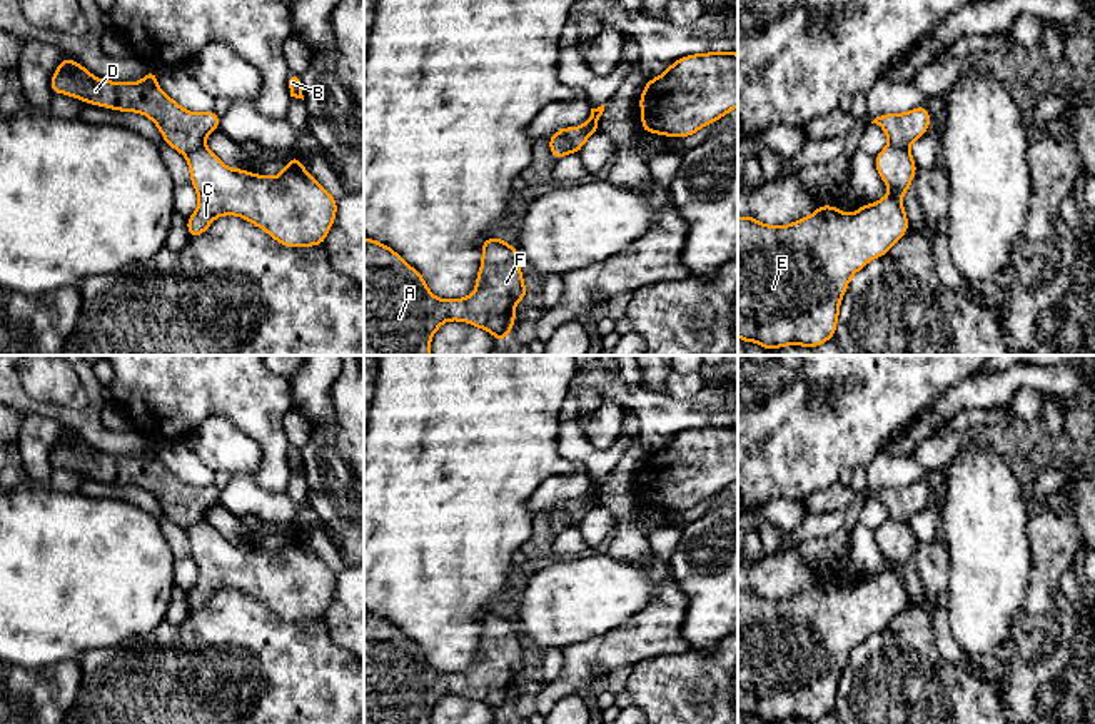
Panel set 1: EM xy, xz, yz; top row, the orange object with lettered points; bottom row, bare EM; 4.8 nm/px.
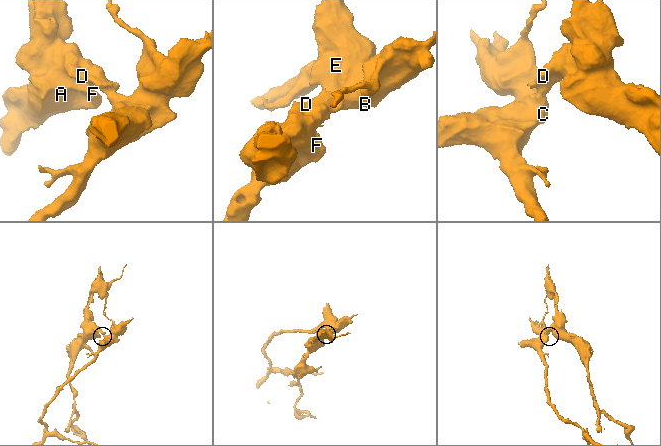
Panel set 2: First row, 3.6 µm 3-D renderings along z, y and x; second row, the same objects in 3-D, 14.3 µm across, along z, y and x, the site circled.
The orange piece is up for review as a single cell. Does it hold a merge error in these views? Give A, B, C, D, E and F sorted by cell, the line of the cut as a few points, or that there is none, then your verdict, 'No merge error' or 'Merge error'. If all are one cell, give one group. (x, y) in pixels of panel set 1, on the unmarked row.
Groups: A D F / B C E. Split along xy (204, 517), (186, 529). Merge error

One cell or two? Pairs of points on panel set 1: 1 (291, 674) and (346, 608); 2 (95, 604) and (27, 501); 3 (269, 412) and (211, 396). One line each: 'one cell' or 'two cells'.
1: two cells
2: one cell
3: one cell

